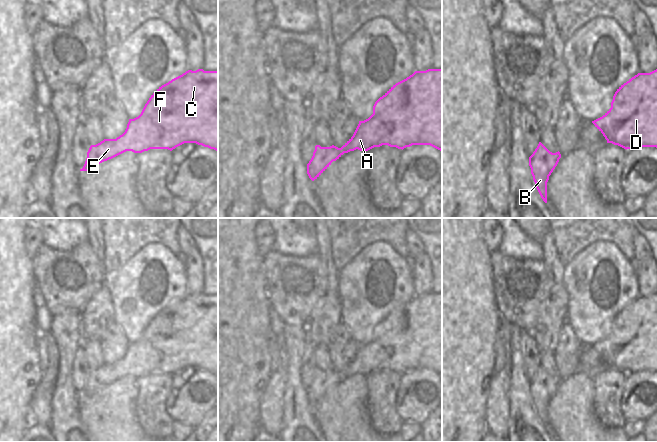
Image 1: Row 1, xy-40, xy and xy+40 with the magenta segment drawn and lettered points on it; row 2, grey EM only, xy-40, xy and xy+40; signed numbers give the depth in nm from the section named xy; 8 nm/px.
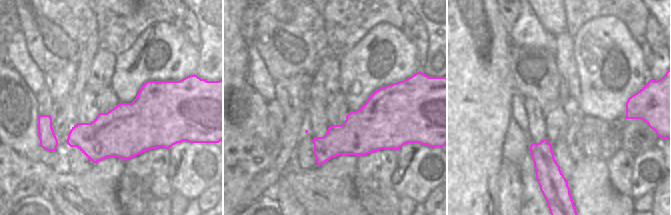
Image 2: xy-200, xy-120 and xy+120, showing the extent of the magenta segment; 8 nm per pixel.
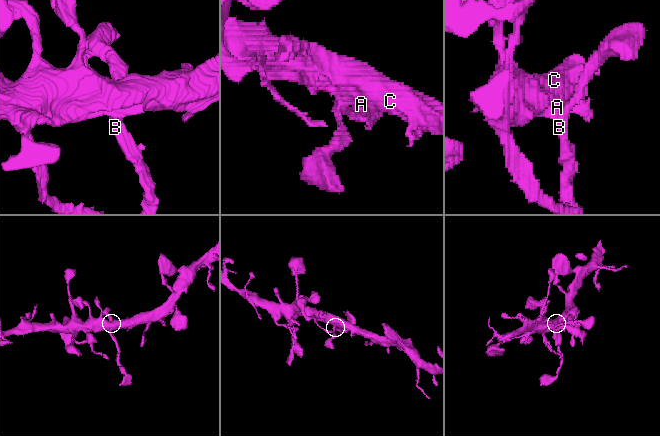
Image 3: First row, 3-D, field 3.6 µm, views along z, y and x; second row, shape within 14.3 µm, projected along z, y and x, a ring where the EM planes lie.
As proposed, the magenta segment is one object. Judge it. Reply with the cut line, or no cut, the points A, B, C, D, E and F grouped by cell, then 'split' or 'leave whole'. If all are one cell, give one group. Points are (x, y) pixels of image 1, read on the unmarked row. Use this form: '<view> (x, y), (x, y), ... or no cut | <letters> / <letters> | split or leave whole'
xy-40 (108, 383), (102, 383), (97, 380), (93, 384), (86, 385) | A C D E F / B | split

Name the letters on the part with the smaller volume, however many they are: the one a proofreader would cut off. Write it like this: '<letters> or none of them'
B

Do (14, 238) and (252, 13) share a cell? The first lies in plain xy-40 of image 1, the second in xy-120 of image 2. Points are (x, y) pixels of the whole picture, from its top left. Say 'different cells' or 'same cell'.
different cells

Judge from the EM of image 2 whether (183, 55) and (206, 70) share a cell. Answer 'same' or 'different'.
different

